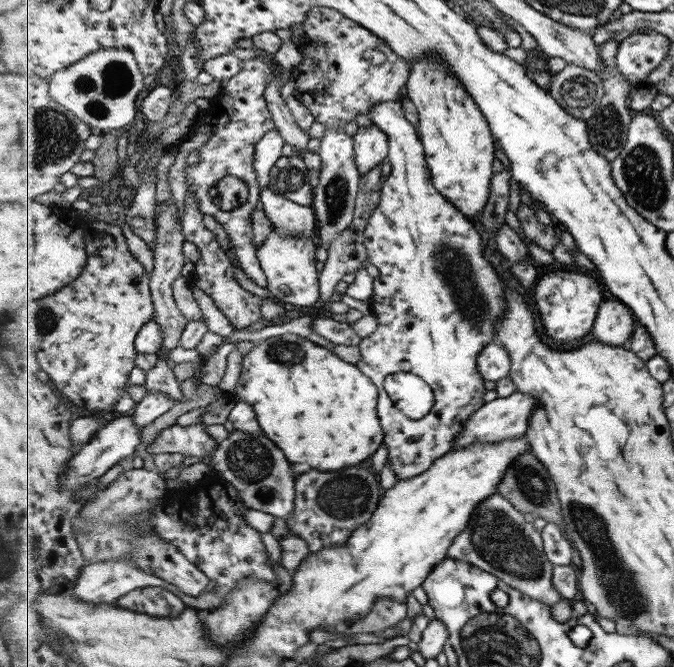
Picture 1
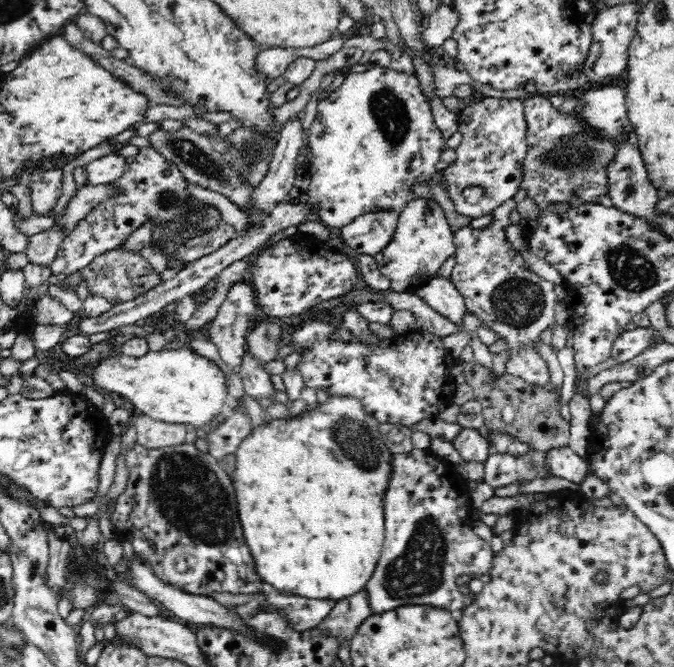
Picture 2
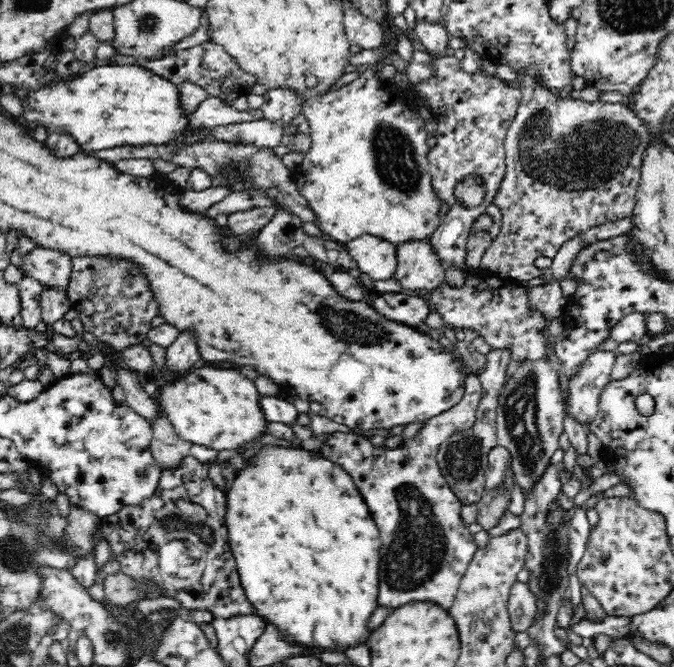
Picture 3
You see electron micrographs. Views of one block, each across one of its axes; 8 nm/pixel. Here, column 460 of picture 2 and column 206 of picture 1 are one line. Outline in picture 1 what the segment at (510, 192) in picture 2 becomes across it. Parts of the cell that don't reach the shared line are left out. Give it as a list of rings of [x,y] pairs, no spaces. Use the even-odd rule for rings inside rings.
[[[252,58],[243,60],[241,71],[239,71],[235,76],[230,78],[227,83],[224,93],[218,93],[214,98],[214,105],[212,109],[207,110],[207,112],[202,112],[198,114],[195,123],[191,126],[189,132],[184,136],[187,139],[189,135],[194,134],[192,127],[196,125],[196,128],[200,129],[201,134],[210,134],[210,139],[198,150],[200,151],[200,163],[198,165],[187,165],[184,166],[184,172],[186,173],[186,184],[188,185],[187,191],[195,190],[194,196],[200,204],[201,212],[206,215],[213,216],[223,227],[229,238],[231,238],[231,244],[235,248],[235,254],[237,255],[237,260],[242,270],[247,275],[253,283],[261,287],[268,287],[269,282],[267,281],[267,275],[260,264],[258,249],[253,242],[253,223],[251,222],[252,214],[255,208],[257,208],[257,203],[260,202],[260,176],[256,171],[254,166],[256,160],[256,144],[264,138],[268,132],[276,129],[276,122],[273,118],[273,113],[270,111],[268,100],[266,99],[266,90],[272,81],[272,71],[267,64],[267,60],[263,58]],[[225,176],[235,176],[242,181],[244,181],[249,188],[249,195],[246,203],[241,204],[239,207],[231,209],[229,211],[221,210],[219,206],[215,206],[209,198],[209,190]]]

